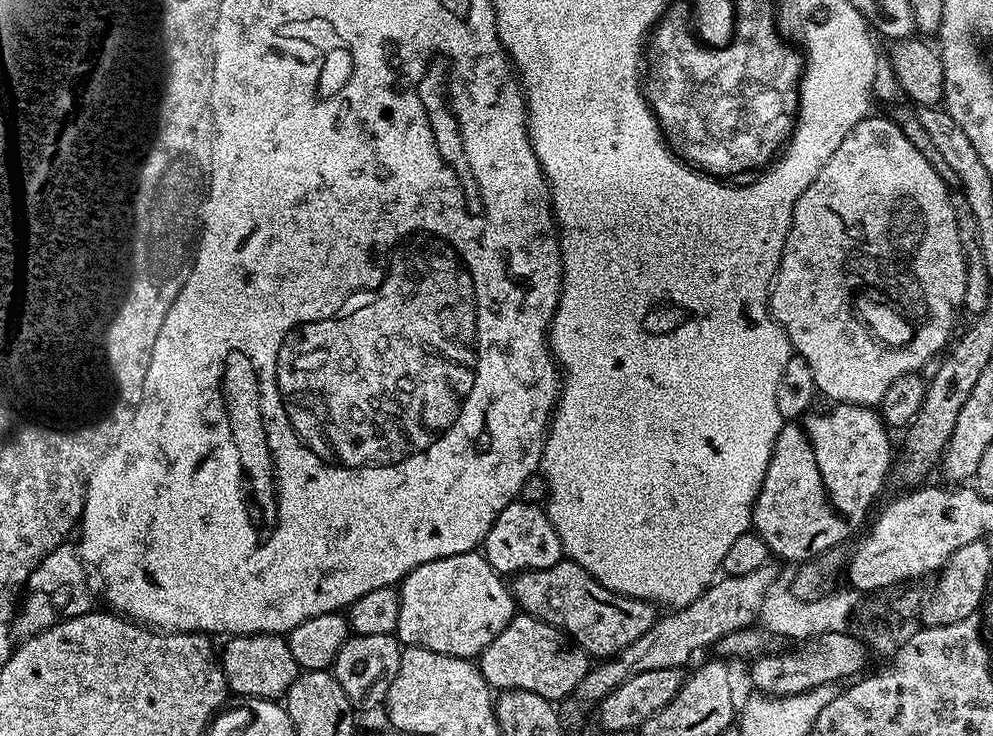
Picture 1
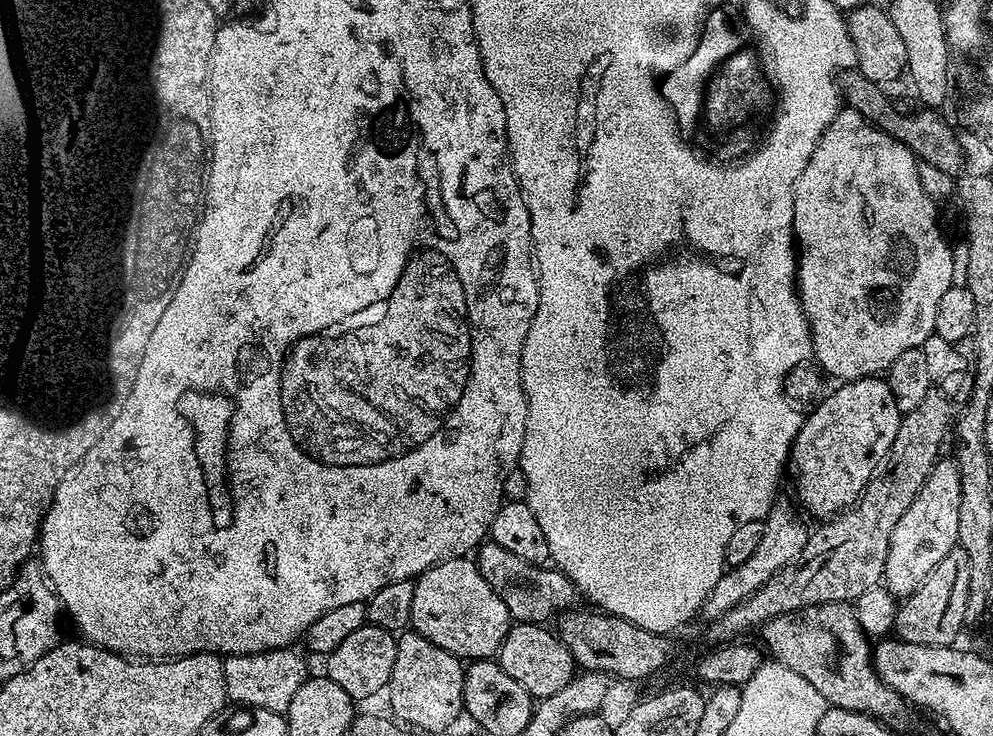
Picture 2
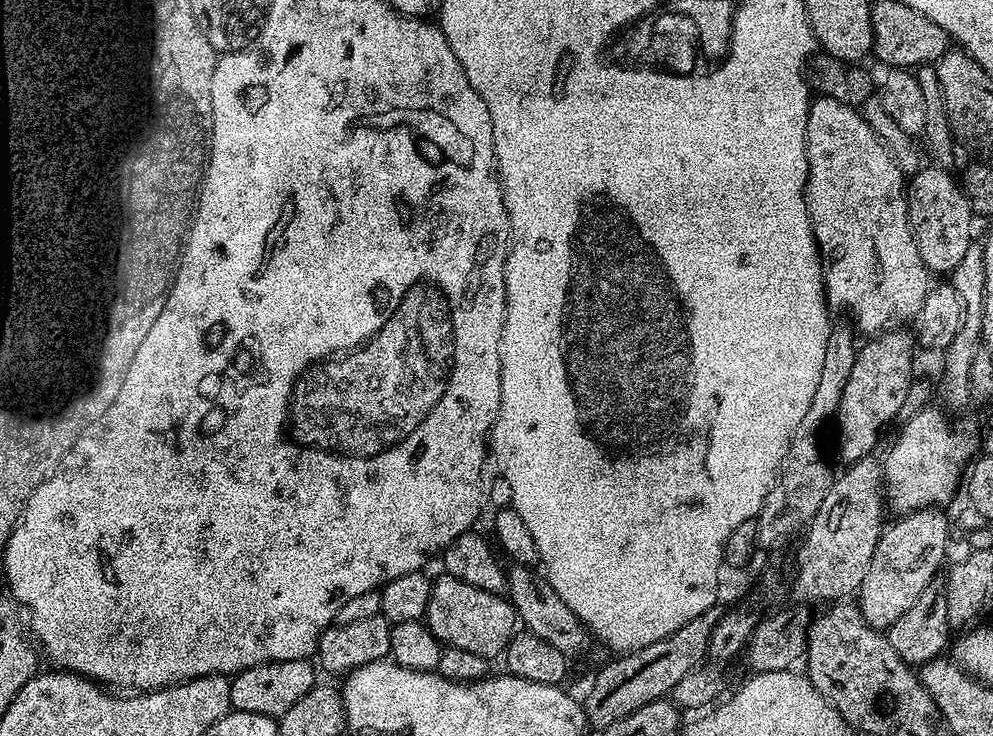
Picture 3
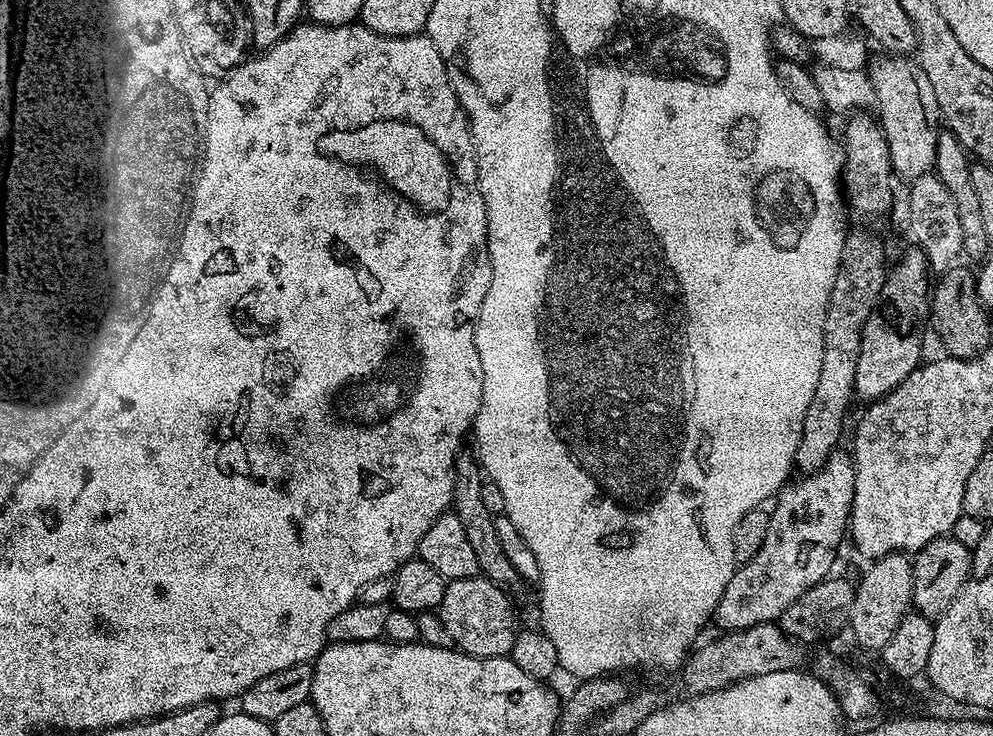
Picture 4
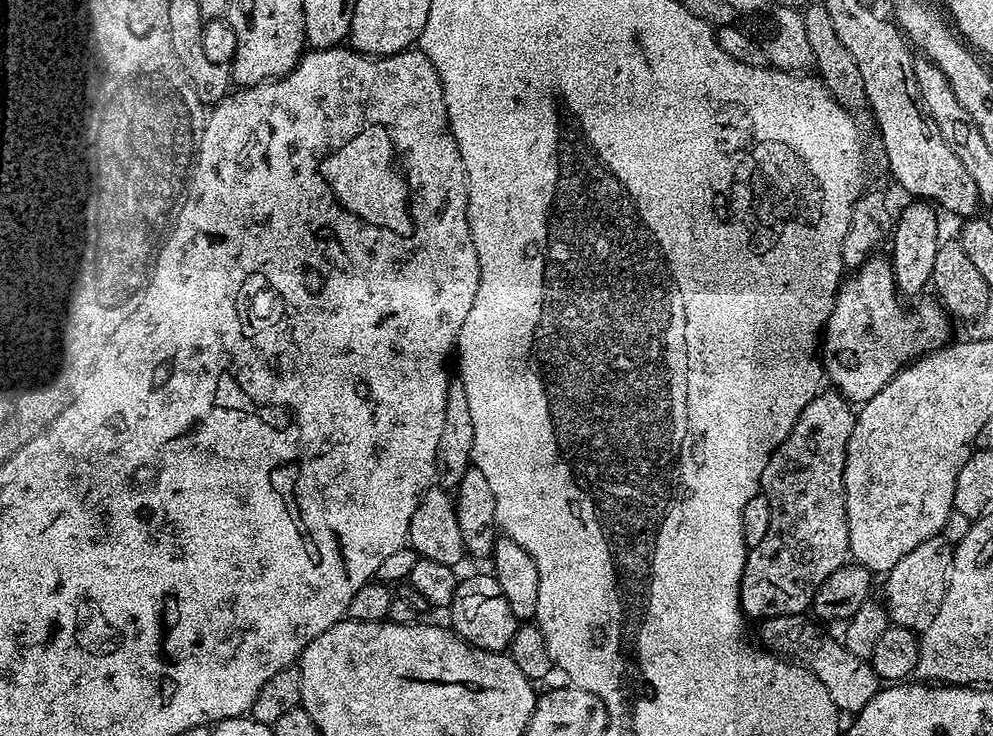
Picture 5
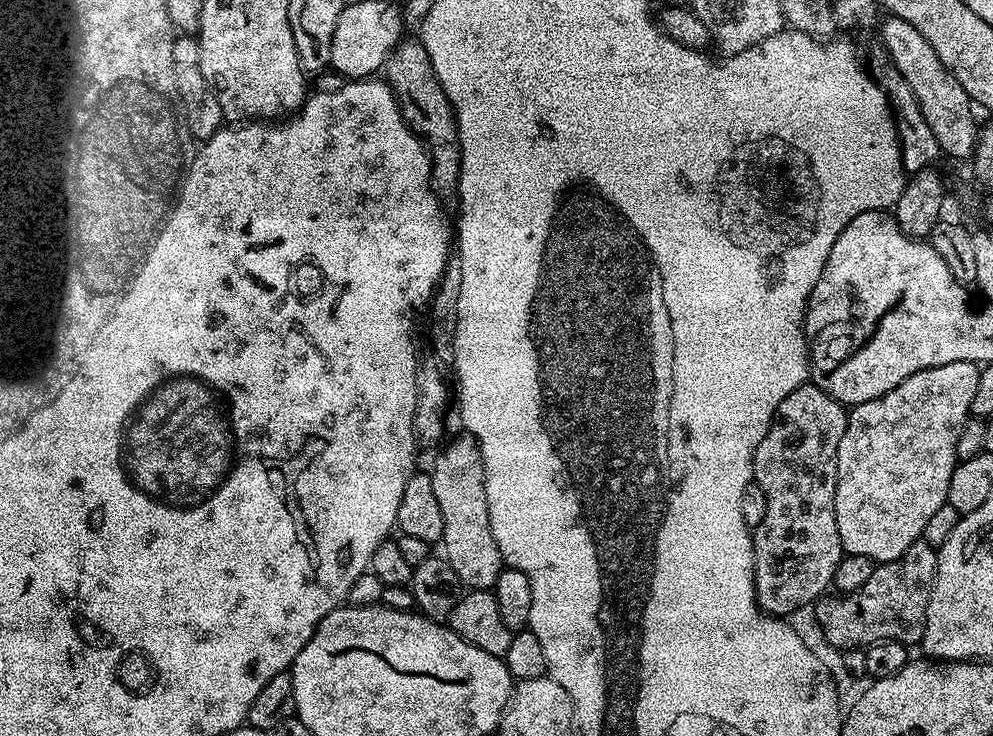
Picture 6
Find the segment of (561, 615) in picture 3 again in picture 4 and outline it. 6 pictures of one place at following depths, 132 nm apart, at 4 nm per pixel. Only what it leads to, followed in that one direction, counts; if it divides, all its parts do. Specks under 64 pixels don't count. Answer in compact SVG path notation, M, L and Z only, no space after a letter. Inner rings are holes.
M461 451L456 457L454 471L456 477L450 508L456 513L458 522L462 522L462 530L466 533L467 540L470 541L470 547L474 549L474 558L478 558L480 575L498 585L503 592L508 593L513 601L519 602L527 594L529 585L518 574L518 570L510 566L506 553L498 543L498 530L494 530L496 516L490 510L486 510L486 505L482 503L482 469L477 457L471 451Z

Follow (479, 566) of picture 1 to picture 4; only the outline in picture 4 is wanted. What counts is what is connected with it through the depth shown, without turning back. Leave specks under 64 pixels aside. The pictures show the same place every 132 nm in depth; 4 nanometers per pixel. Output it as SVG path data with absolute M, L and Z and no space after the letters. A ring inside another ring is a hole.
M478 575L447 581L438 613L442 625L446 626L446 634L450 634L450 638L453 639L454 645L459 651L471 656L508 656L514 646L514 638L518 631L516 616L512 613L512 607L514 604L508 593L503 592L494 582Z

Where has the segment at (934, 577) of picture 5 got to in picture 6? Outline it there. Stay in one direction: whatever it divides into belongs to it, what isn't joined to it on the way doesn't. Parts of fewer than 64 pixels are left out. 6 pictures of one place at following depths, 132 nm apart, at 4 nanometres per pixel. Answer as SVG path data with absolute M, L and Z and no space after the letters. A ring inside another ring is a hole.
M918 539L897 560L876 564L874 574L857 592L828 594L815 605L820 632L839 650L859 648L893 640L909 646L925 639L928 632L928 603L936 576L937 551Z

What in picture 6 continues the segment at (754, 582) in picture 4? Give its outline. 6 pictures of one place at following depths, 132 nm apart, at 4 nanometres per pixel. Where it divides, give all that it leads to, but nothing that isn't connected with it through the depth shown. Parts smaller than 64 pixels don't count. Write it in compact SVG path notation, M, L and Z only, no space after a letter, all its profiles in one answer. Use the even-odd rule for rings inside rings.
M805 382L798 386L789 396L781 402L776 411L776 418L769 428L766 438L758 446L758 450L752 459L752 478L755 484L762 486L762 494L766 494L766 518L752 532L752 549L754 550L754 582L756 583L756 603L770 616L781 618L791 617L791 612L799 608L815 605L829 591L834 570L838 562L846 555L842 546L842 538L838 534L838 522L834 514L834 494L836 493L836 459L838 458L838 442L842 442L842 434L848 425L848 412L845 405L839 404L834 398L830 398L822 389L817 388L811 382Z

